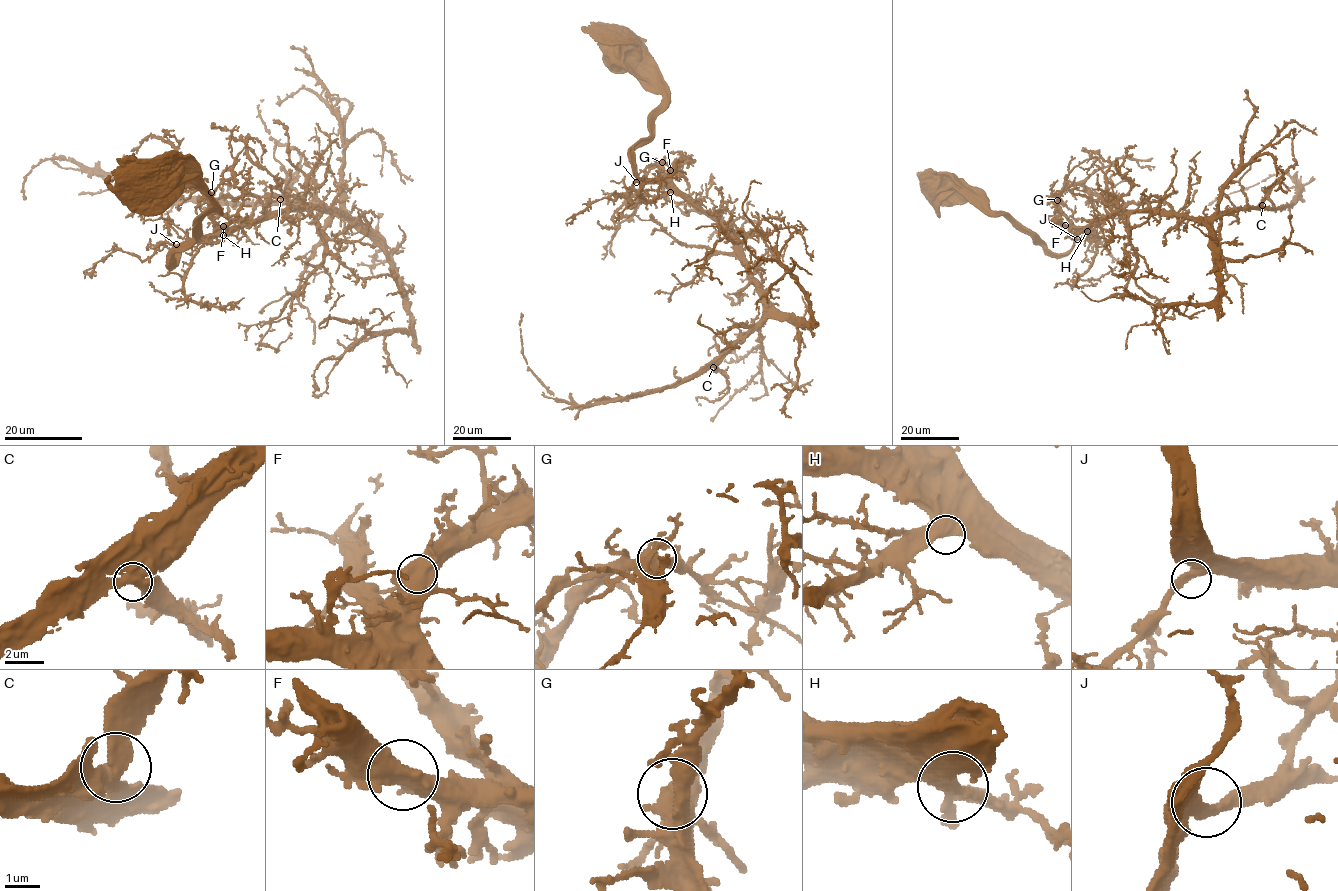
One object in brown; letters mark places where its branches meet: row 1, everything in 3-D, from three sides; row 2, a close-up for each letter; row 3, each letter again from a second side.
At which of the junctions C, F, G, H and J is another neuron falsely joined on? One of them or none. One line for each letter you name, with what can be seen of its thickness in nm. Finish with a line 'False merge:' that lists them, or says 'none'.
False merge: none

